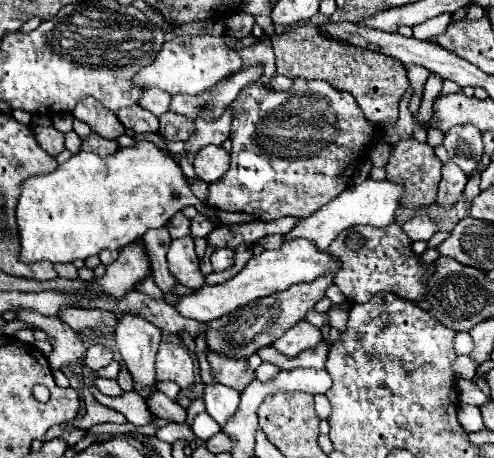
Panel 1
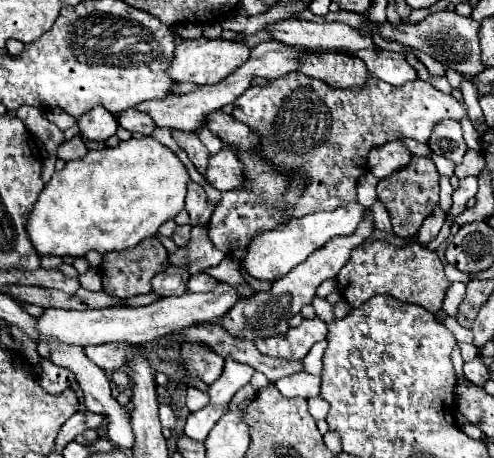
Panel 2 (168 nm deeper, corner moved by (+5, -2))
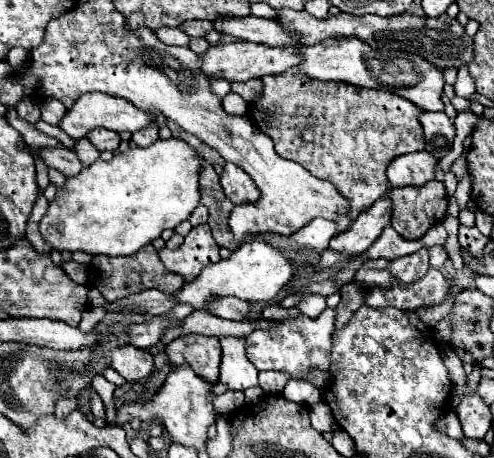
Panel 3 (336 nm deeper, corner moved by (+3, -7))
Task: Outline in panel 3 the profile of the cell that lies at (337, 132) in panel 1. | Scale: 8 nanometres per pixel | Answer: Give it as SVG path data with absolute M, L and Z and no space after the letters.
M294 67L282 75L264 77L264 97L250 105L248 117L260 131L270 135L280 157L300 163L318 179L330 181L352 203L352 211L360 213L390 189L386 179L388 163L400 155L414 153L424 147L424 133L418 123L420 113L420 107L394 95L392 91L364 89L338 81L316 81Z

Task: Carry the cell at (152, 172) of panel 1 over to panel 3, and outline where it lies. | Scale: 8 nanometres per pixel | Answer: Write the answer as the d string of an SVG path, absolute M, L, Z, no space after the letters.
M170 137L170 139L158 139L158 141L152 143L150 147L130 147L130 149L126 149L124 153L112 157L112 161L102 161L102 159L98 159L98 161L92 163L90 167L84 167L76 177L66 179L64 189L60 189L60 191L56 193L56 199L50 203L46 215L40 219L40 225L38 225L38 227L40 227L40 233L42 233L42 237L44 237L54 249L58 249L58 251L70 251L70 253L74 253L74 251L86 251L86 253L90 253L90 255L100 255L100 253L102 253L102 255L112 255L112 257L118 257L118 255L132 255L132 253L136 253L140 247L144 247L144 245L152 243L156 237L160 237L160 233L162 233L164 229L174 229L178 223L186 221L186 219L192 215L192 211L194 211L194 209L198 207L198 203L200 203L200 185L198 185L200 171L202 171L202 155L200 155L194 147L190 147L186 141L174 139L174 137Z

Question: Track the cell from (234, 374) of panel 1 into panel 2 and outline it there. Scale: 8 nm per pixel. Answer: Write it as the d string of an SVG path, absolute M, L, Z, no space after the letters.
M182 344L182 364L186 368L186 376L182 378L184 384L190 382L190 376L198 376L200 380L204 378L204 382L210 386L214 384L222 370L224 370L224 360L214 354L208 346L200 346L200 344Z

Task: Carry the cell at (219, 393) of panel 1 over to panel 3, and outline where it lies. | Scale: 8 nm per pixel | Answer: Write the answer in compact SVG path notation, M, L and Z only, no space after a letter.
M220 337L222 343L222 365L220 365L220 383L226 383L228 389L248 389L258 385L258 371L248 363L244 355L244 337Z

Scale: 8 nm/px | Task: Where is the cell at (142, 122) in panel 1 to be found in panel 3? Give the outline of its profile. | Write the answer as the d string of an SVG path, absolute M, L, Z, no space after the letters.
M154 123L148 125L148 127L144 127L144 129L140 129L140 131L136 131L136 133L132 133L132 141L136 145L140 145L140 147L148 147L156 139L158 139L158 127Z

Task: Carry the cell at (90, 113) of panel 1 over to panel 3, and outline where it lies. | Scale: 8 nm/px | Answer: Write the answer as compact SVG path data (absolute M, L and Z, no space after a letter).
M96 127L94 131L90 131L88 139L98 151L116 151L120 145L120 135L116 131L108 131L102 127Z

